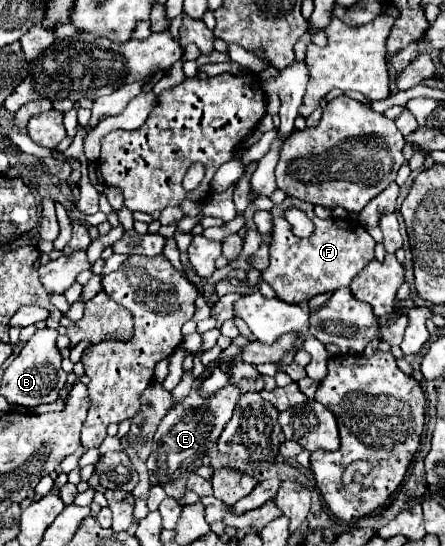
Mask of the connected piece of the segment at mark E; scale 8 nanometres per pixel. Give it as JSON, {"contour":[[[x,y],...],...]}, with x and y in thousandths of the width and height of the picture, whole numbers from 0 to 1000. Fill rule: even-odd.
{"contour":[[[512,636],[499,643],[499,650],[472,665],[458,679],[454,690],[445,690],[422,720],[422,727],[400,738],[355,778],[355,789],[346,797],[346,811],[342,811],[342,830],[333,837],[333,866],[337,866],[337,885],[342,888],[360,888],[369,892],[369,899],[378,907],[387,907],[391,914],[404,914],[409,903],[418,899],[418,877],[454,852],[454,837],[467,830],[472,815],[481,815],[503,786],[503,778],[517,771],[517,760],[526,753],[526,738],[535,734],[535,723],[544,716],[530,712],[535,694],[548,690],[584,690],[584,683],[571,676],[571,668],[544,665],[535,658],[535,636]],[[499,665],[517,665],[512,668],[512,705],[499,709],[494,716],[485,716],[476,727],[454,727],[449,723],[449,709],[454,709],[454,694],[463,694],[472,687],[472,679],[481,672],[494,672]]]}

